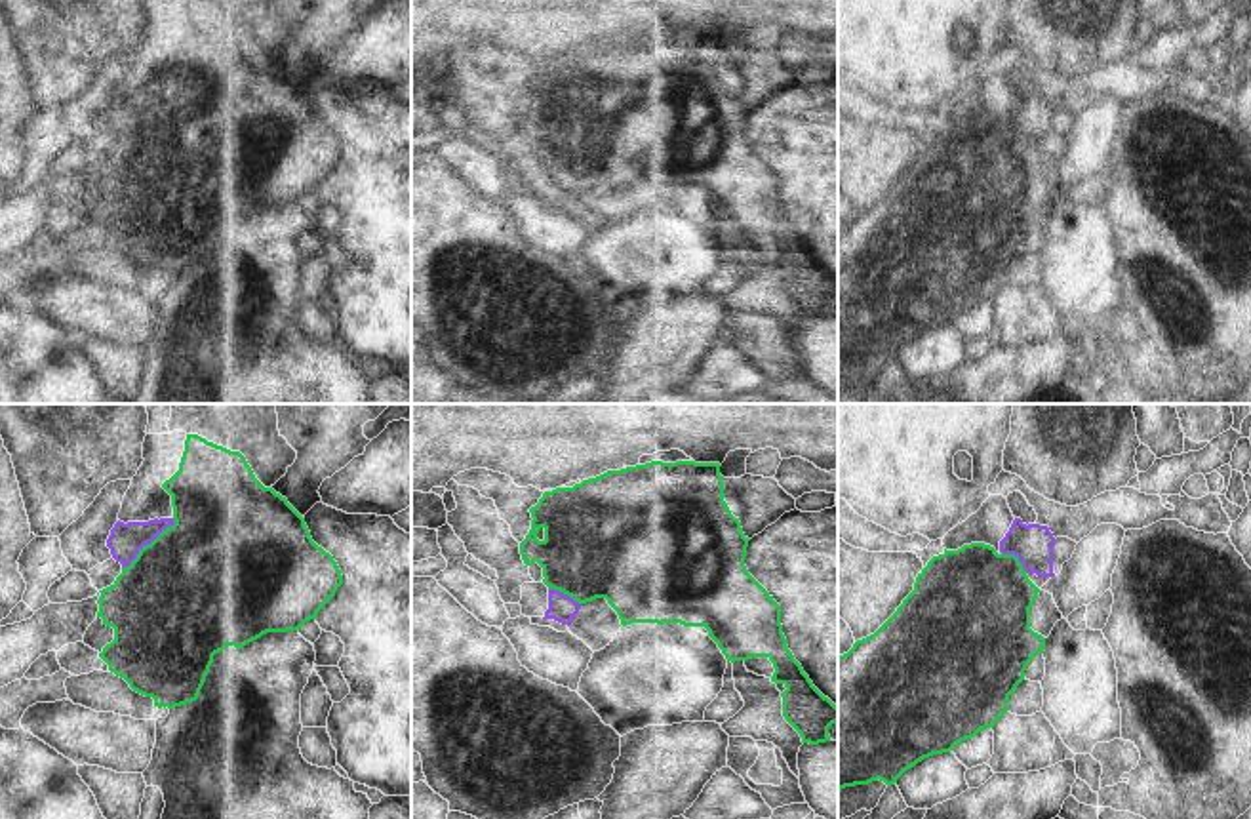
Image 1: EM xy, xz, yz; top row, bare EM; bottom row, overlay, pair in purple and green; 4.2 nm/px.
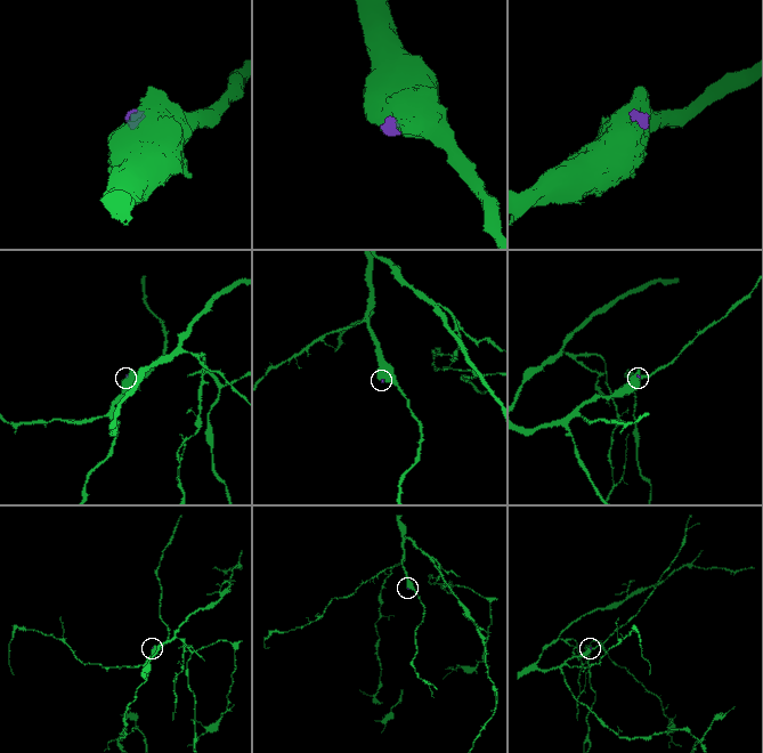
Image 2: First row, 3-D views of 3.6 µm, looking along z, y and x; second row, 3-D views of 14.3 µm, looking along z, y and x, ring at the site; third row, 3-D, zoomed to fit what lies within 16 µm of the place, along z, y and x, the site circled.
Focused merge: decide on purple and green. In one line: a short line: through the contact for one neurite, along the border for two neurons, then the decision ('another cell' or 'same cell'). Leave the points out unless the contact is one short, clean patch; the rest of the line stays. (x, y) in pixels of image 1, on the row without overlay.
line xy (126, 113), (130, 117), (147, 117), (185, 162); same cell

